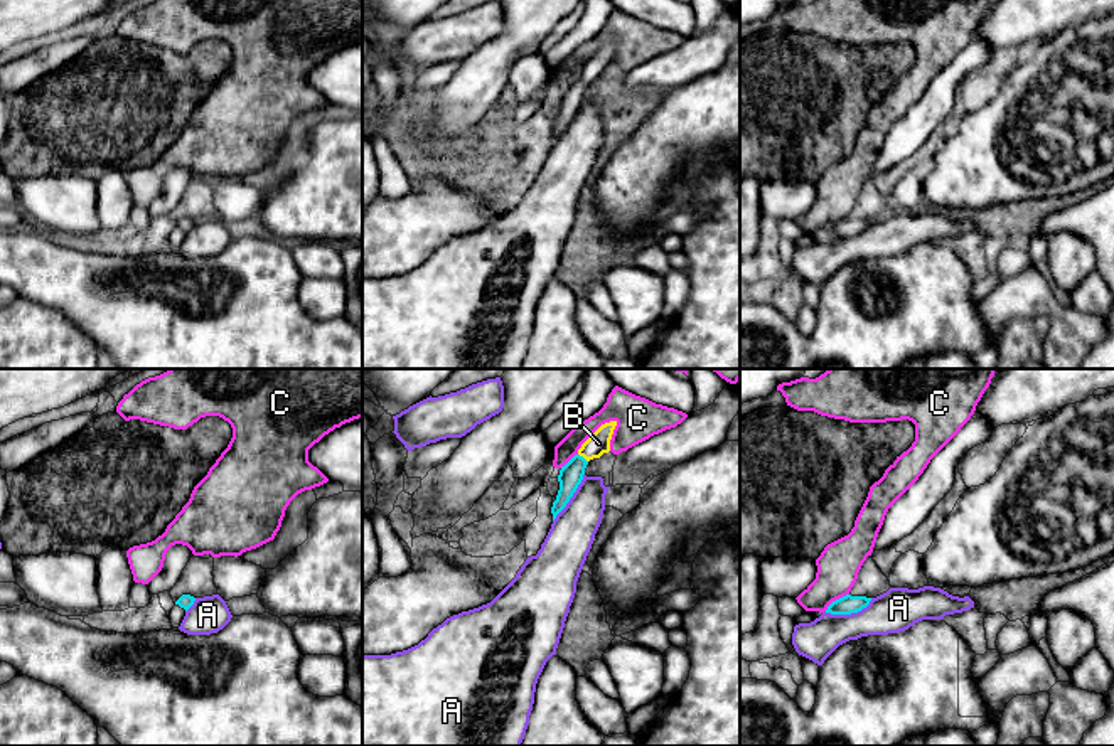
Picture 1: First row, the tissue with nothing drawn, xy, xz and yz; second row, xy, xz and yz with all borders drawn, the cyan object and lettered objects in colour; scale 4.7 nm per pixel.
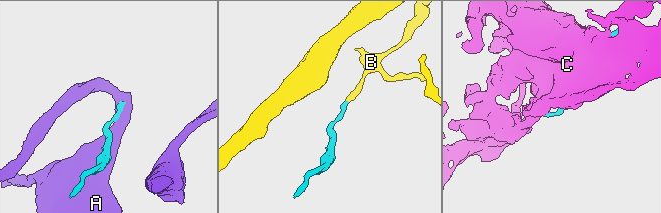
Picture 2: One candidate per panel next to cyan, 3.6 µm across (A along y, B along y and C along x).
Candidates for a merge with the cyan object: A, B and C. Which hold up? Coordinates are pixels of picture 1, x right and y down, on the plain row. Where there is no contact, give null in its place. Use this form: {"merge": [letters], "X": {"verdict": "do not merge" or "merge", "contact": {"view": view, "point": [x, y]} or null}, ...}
{"merge": ["B"], "A": {"verdict": "do not merge", "contact": {"view": "yz", "point": [848, 236]}}, "B": {"verdict": "merge", "contact": {"view": "xz", "point": [583, 81]}}, "C": {"verdict": "do not merge", "contact": {"view": "yz", "point": [836, 223]}}}

